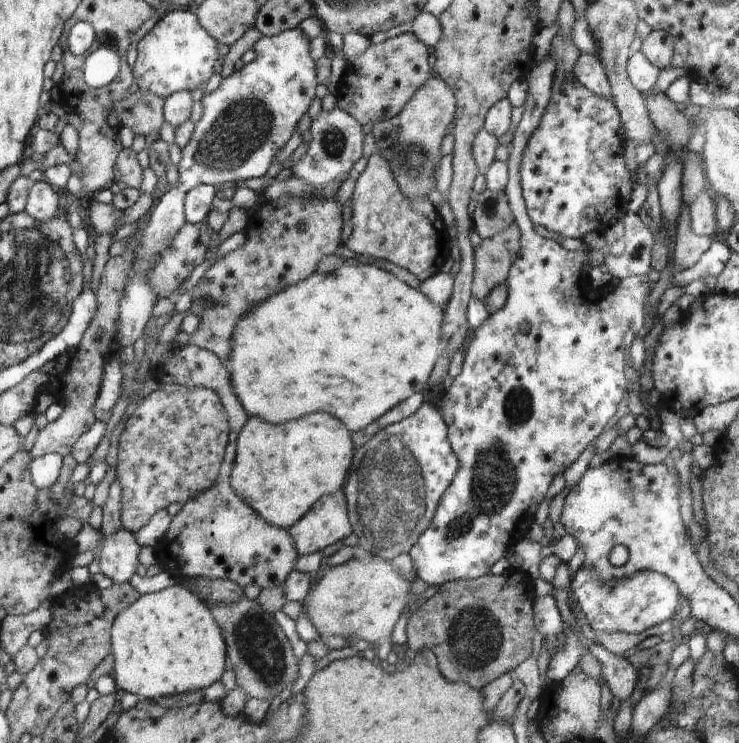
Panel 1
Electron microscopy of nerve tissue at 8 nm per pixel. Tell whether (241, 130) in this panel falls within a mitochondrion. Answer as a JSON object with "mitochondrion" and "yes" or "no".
{"mitochondrion":"yes"}

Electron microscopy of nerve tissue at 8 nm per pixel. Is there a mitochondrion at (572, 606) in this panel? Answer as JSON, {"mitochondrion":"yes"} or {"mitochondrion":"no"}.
{"mitochondrion":"no"}

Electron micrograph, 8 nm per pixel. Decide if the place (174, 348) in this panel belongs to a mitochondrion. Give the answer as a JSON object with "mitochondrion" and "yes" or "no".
{"mitochondrion":"no"}

